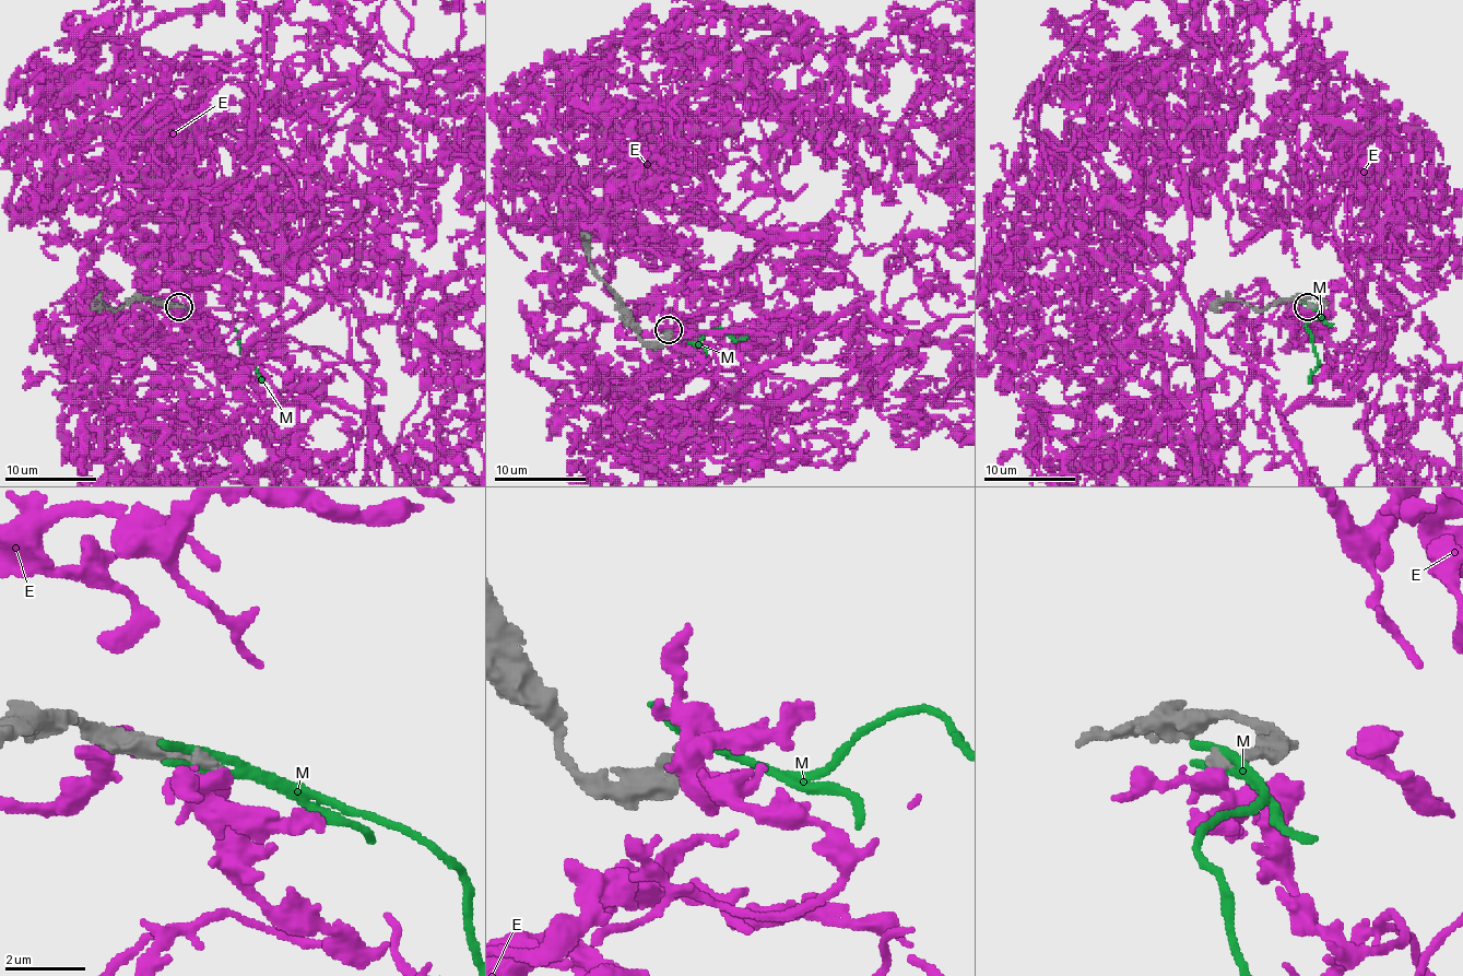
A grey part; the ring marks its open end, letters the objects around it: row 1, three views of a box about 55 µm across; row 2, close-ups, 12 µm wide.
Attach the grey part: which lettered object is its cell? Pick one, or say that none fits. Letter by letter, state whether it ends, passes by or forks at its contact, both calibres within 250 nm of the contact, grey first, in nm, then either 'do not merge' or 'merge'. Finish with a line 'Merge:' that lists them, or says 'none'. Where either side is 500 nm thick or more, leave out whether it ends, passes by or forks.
E: it forks | 340/380 nm | do not merge
M: it forks | 400/190 nm | do not merge
Merge: none

